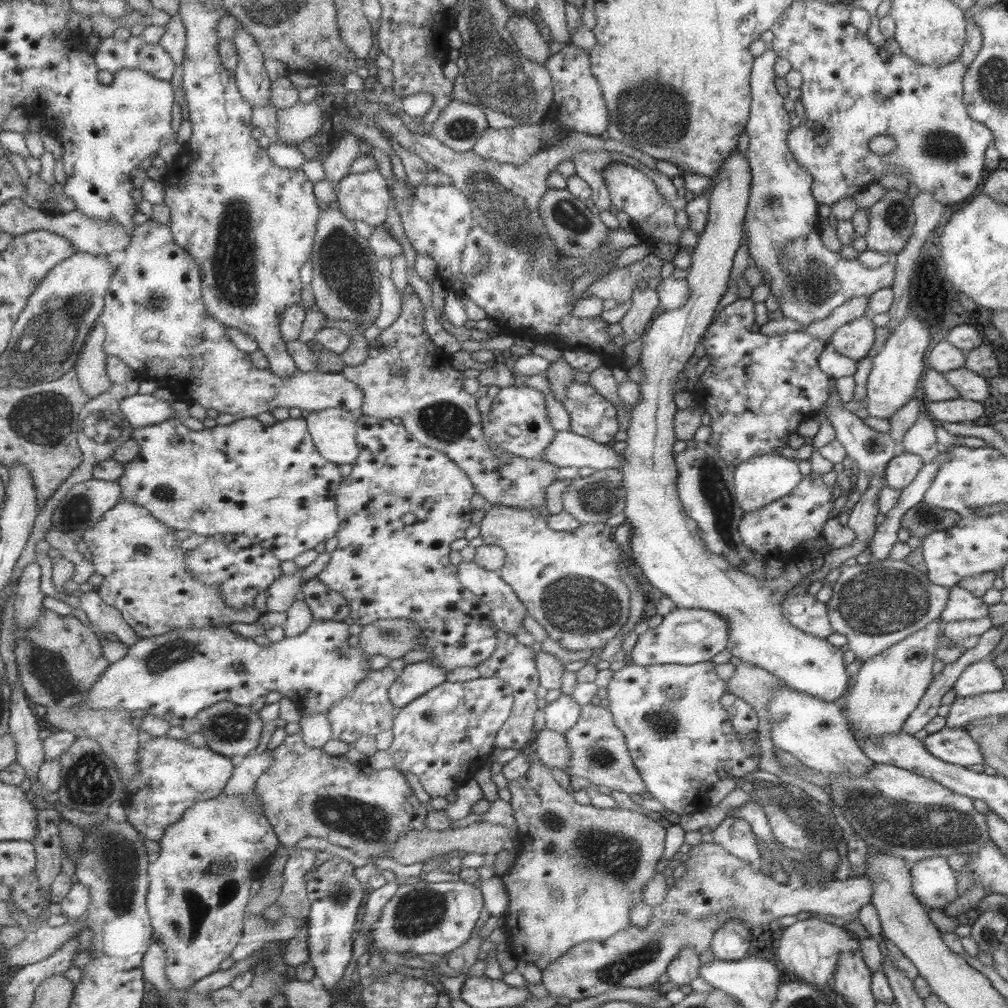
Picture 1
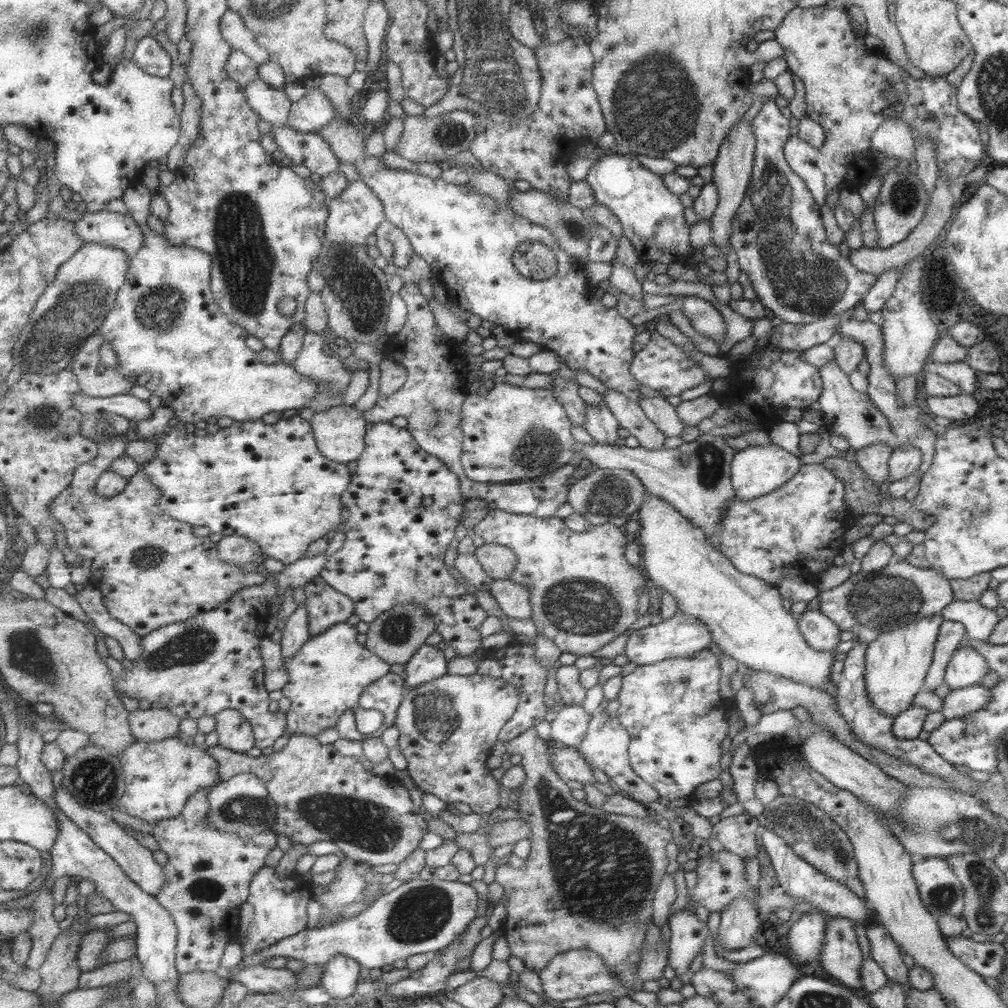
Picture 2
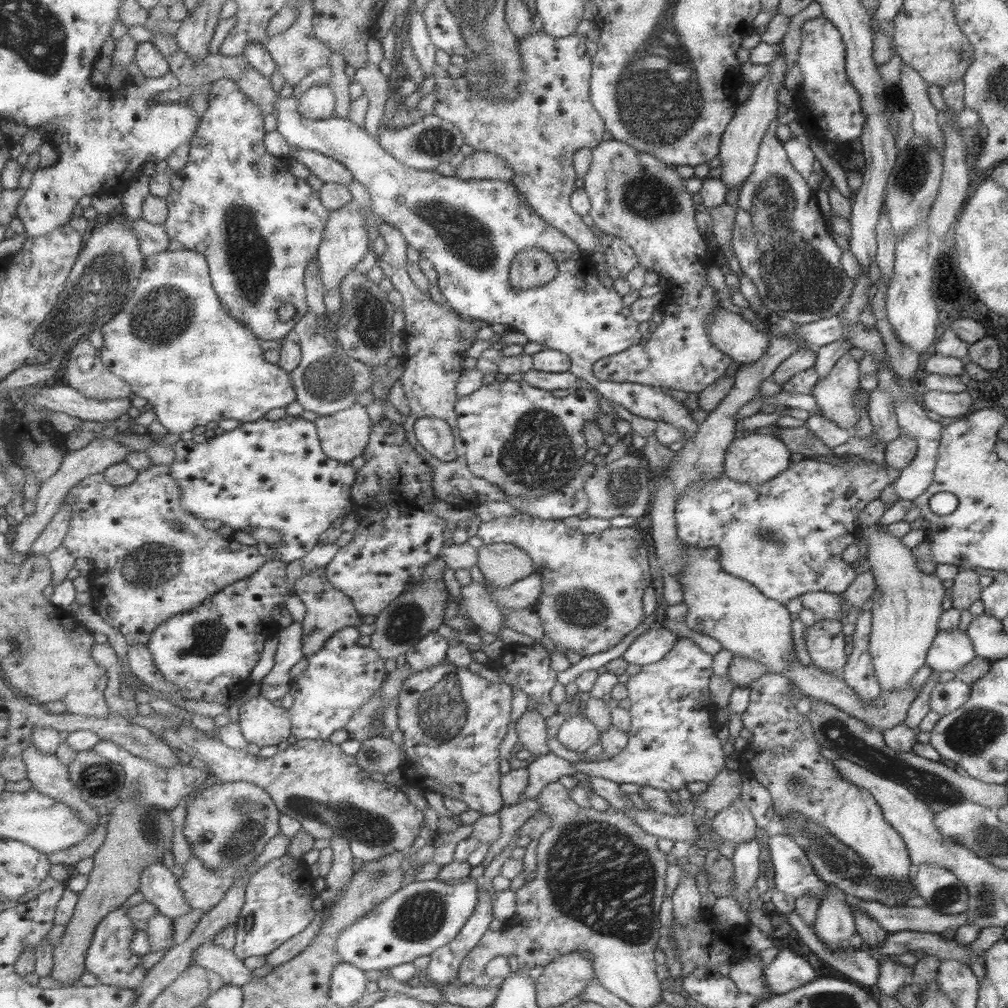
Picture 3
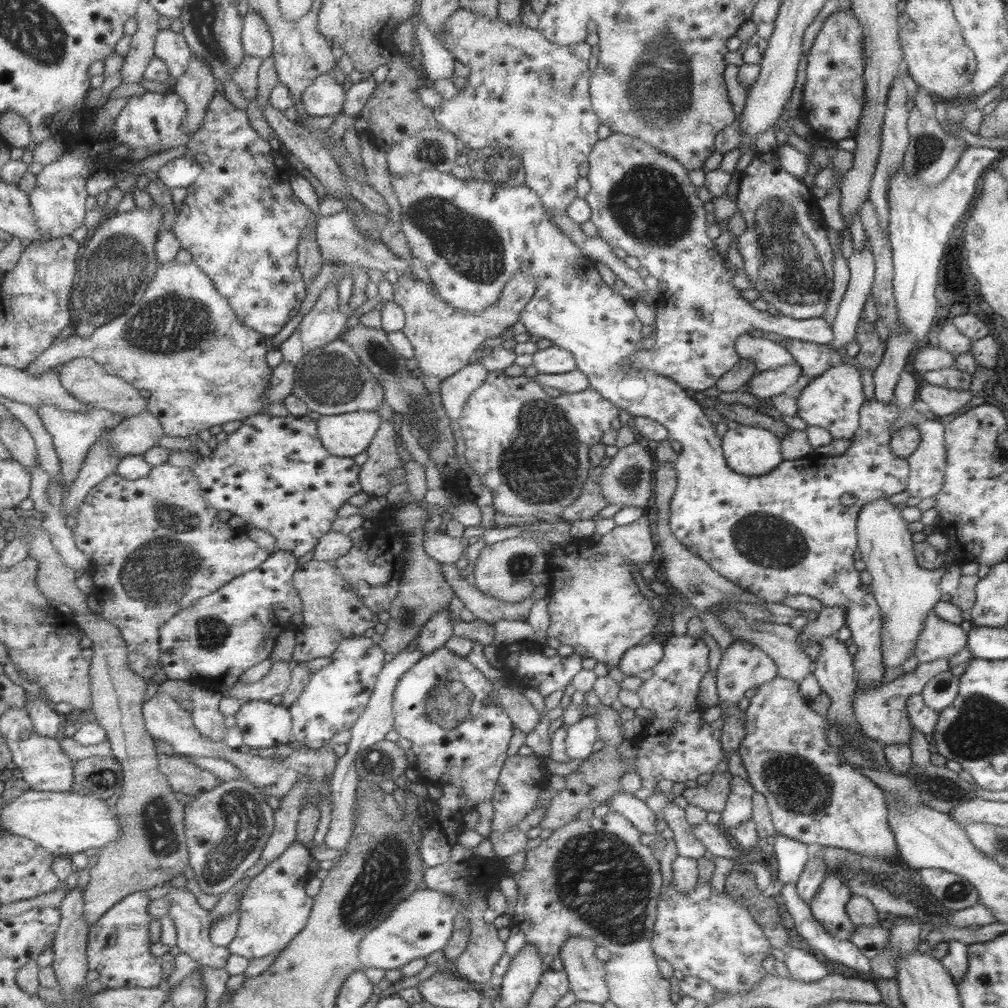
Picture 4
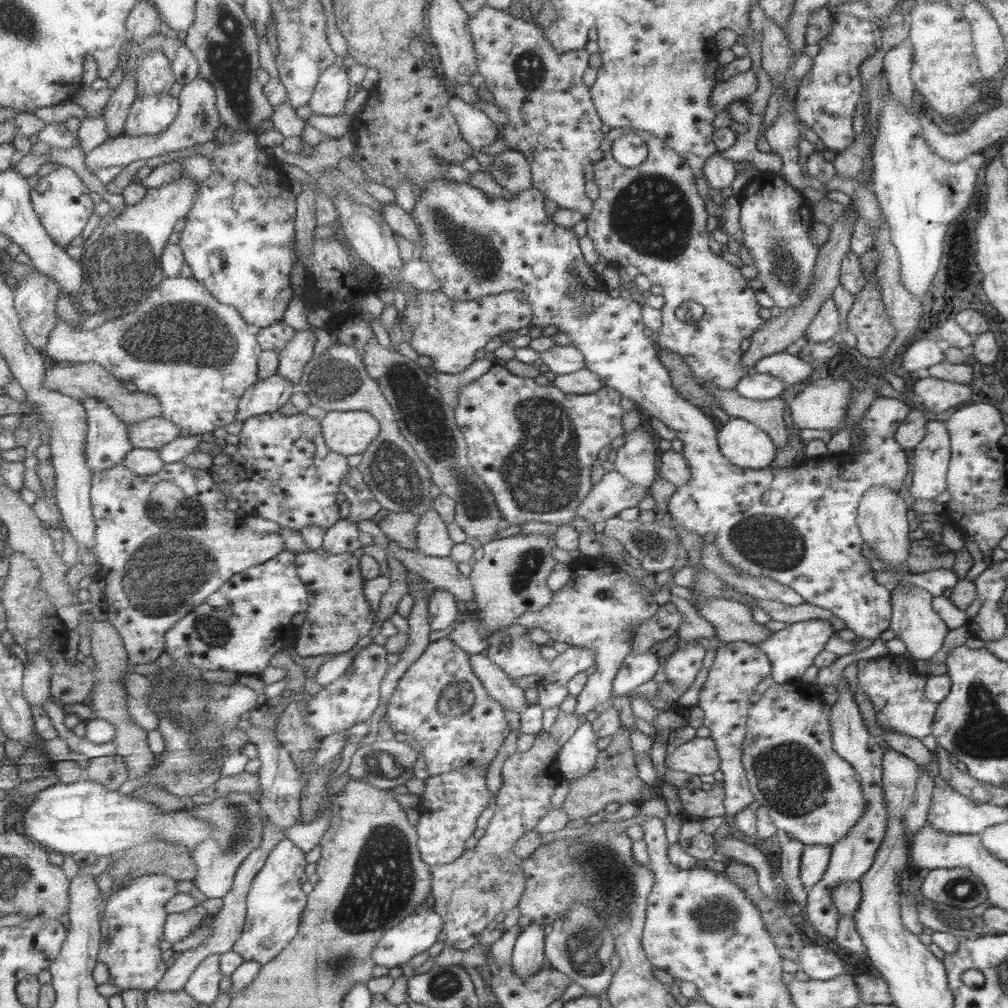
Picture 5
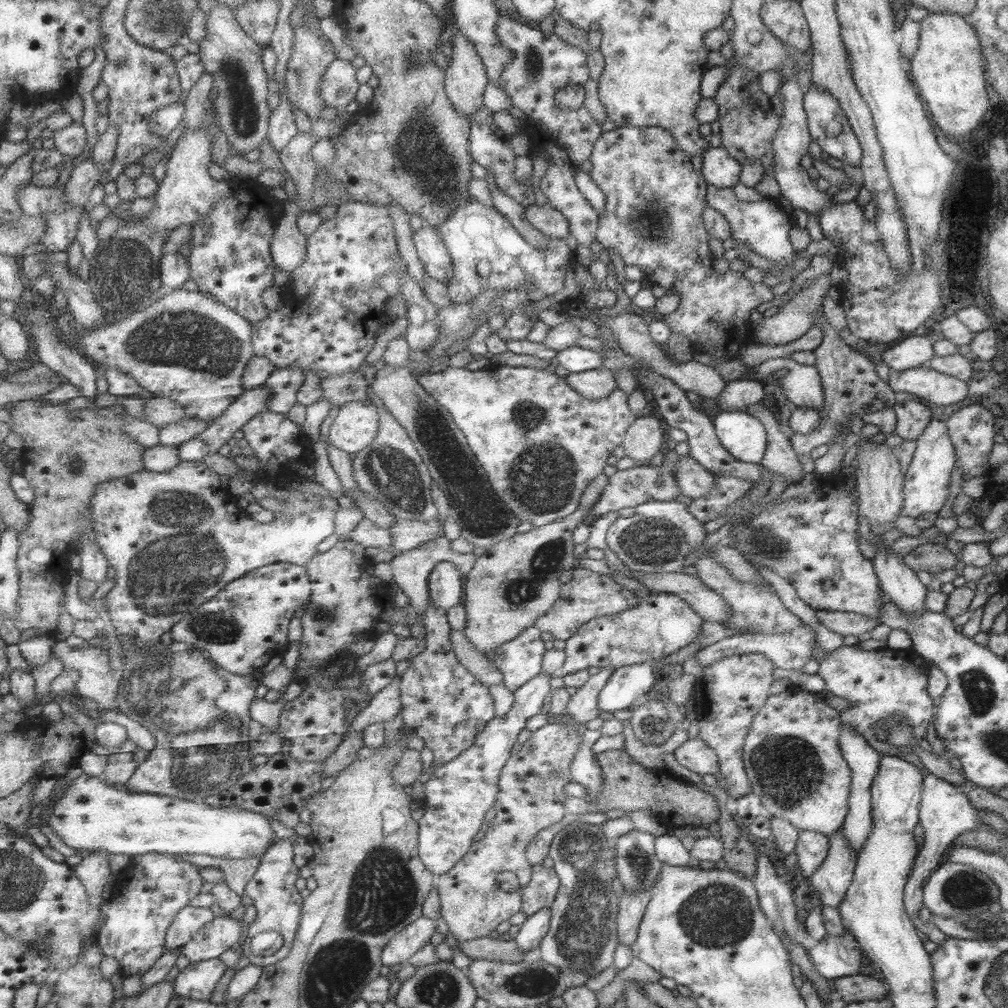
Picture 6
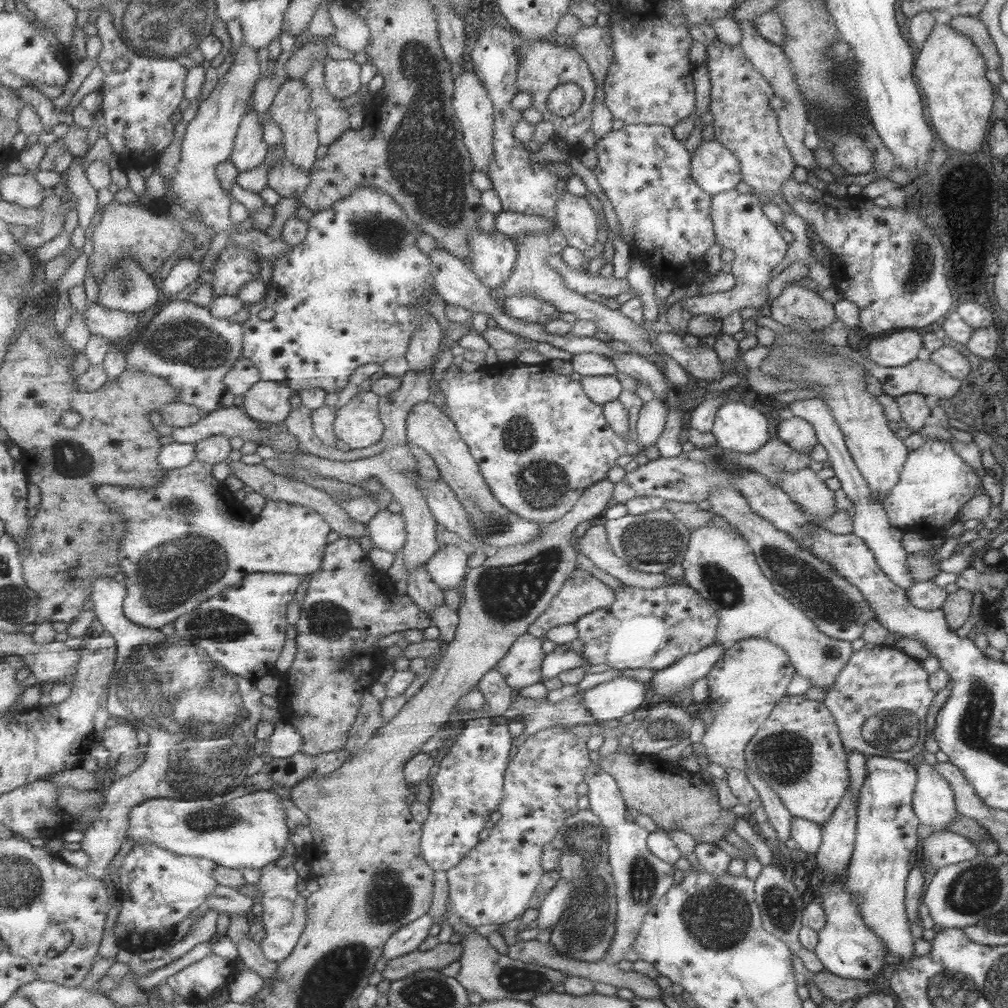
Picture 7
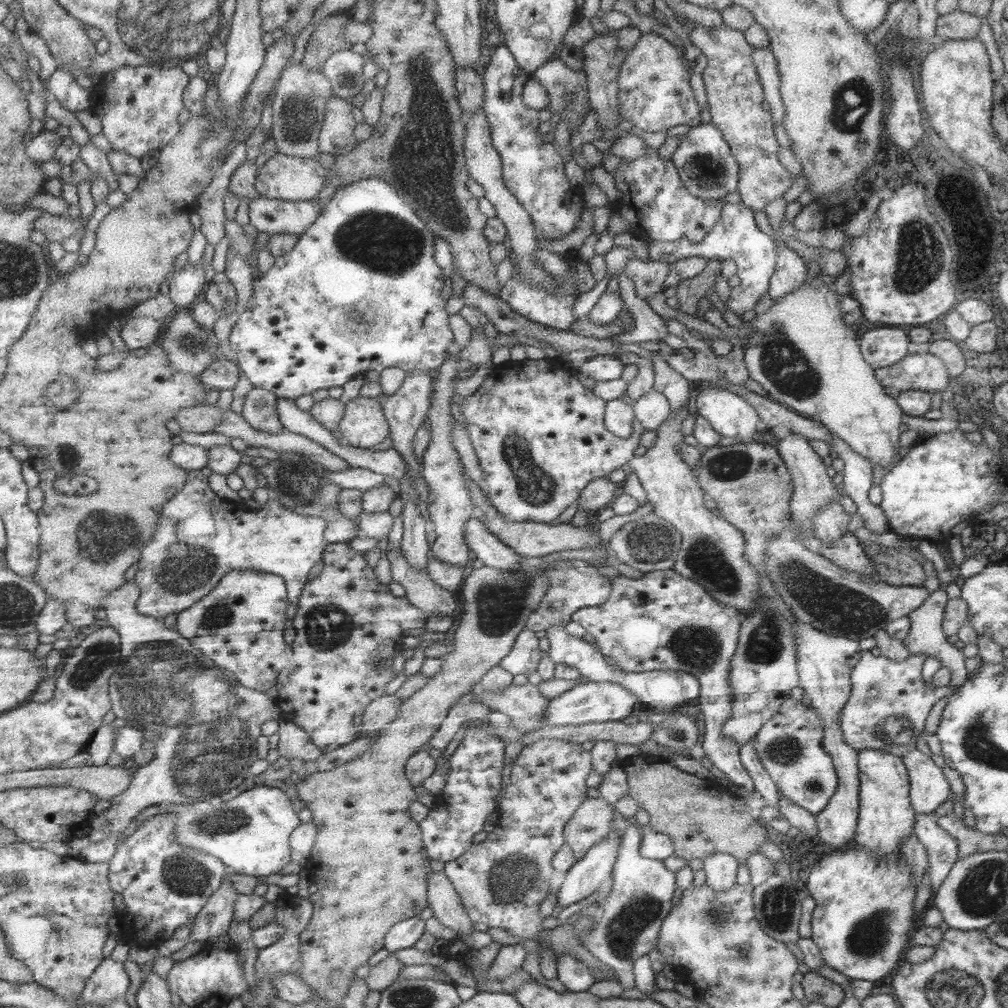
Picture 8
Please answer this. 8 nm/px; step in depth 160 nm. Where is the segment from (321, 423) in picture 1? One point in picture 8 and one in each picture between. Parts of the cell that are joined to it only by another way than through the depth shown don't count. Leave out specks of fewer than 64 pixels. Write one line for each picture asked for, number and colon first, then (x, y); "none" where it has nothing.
2: (340, 431)
3: (345, 435)
4: (348, 434)
5: (351, 432)
6: (357, 425)
7: (358, 424)
8: (365, 426)

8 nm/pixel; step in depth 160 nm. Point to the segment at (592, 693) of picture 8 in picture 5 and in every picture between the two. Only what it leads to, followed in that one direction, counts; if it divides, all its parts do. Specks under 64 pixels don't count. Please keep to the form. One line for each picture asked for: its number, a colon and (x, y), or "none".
5: (637, 668)
6: (626, 683)
7: (612, 699)

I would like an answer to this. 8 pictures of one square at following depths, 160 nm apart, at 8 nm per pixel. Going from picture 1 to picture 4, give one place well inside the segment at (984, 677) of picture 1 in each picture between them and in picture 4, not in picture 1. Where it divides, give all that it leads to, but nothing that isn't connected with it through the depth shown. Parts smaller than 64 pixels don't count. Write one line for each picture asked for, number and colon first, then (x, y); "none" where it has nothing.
2: (965, 667)
3: (949, 650)
4: (938, 639)

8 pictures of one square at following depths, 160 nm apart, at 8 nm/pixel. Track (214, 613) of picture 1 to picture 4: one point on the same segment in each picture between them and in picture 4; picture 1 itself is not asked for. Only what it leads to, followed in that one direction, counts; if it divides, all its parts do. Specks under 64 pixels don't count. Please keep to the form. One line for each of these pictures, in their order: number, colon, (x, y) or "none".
2: (152, 571)
3: (152, 559)
4: (157, 544)

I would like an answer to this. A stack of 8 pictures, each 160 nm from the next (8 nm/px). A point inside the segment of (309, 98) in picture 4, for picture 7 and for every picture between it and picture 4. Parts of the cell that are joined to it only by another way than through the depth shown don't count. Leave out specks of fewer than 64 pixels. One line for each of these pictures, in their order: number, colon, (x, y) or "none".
5: (331, 97)
6: (339, 87)
7: (343, 76)

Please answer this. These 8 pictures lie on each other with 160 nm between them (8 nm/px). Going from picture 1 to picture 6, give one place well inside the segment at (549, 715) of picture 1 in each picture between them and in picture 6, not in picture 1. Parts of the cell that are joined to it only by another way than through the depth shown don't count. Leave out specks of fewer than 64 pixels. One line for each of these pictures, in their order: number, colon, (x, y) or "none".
2: (569, 726)
3: (577, 733)
4: (581, 735)
5: (578, 757)
6: (585, 771)

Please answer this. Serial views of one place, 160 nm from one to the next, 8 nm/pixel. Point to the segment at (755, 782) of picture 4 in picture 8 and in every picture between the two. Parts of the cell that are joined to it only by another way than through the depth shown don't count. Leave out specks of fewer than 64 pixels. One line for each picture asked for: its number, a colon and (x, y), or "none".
5: (810, 793)
6: (790, 755)
7: (797, 750)
8: (788, 746)

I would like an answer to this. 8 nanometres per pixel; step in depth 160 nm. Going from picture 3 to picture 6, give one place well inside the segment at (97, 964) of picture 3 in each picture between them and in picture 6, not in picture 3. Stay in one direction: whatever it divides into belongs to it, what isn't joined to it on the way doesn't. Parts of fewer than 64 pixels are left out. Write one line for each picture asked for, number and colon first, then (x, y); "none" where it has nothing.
4: (120, 949)
5: (133, 922)
6: (147, 896)

